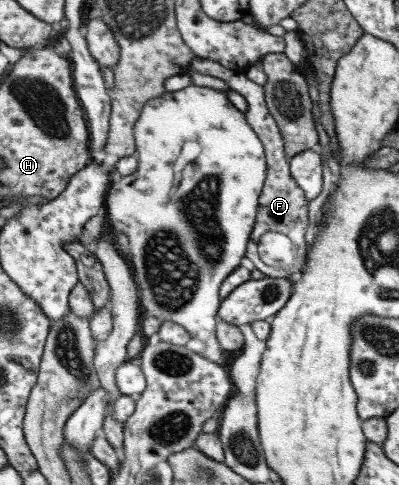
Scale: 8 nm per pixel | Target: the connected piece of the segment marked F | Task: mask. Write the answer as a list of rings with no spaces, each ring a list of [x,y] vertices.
[[[193,57],[189,64],[189,73],[200,73],[208,75],[220,80],[225,88],[237,92],[244,100],[246,100],[247,109],[243,114],[249,127],[254,131],[257,139],[260,141],[265,155],[266,173],[263,186],[261,187],[258,197],[258,211],[252,224],[250,239],[258,239],[262,233],[266,231],[274,231],[274,233],[282,233],[286,235],[294,245],[296,245],[296,267],[294,273],[298,274],[302,269],[302,265],[306,262],[306,243],[304,242],[304,229],[308,225],[308,201],[304,199],[303,191],[296,185],[294,179],[289,172],[288,157],[285,155],[278,131],[277,123],[274,118],[268,115],[268,109],[264,103],[264,93],[262,86],[256,85],[252,81],[246,79],[244,73],[236,74],[229,71],[218,63],[210,60]]]

